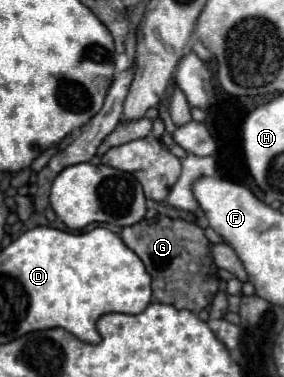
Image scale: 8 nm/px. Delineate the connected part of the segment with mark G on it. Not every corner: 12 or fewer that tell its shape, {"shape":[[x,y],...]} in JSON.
{"shape":[[158,214],[126,226],[156,302],[196,314],[220,278],[200,226]]}

